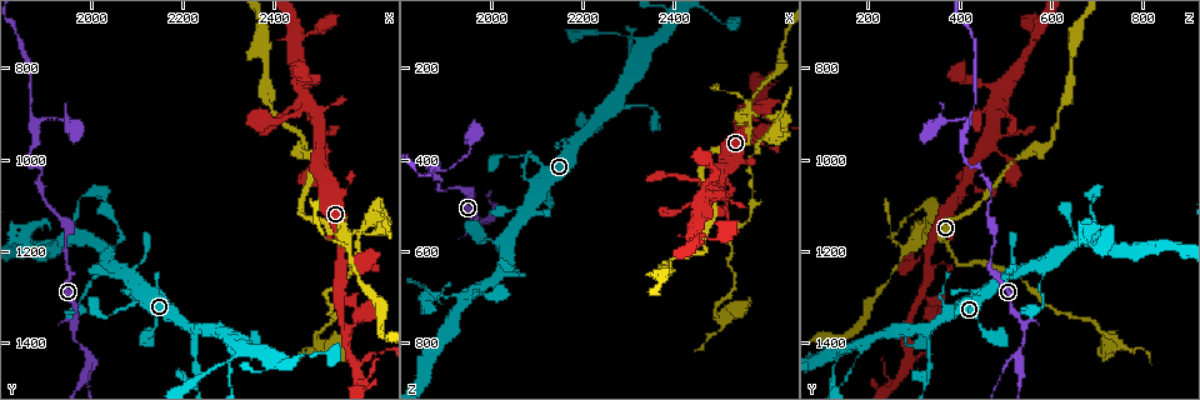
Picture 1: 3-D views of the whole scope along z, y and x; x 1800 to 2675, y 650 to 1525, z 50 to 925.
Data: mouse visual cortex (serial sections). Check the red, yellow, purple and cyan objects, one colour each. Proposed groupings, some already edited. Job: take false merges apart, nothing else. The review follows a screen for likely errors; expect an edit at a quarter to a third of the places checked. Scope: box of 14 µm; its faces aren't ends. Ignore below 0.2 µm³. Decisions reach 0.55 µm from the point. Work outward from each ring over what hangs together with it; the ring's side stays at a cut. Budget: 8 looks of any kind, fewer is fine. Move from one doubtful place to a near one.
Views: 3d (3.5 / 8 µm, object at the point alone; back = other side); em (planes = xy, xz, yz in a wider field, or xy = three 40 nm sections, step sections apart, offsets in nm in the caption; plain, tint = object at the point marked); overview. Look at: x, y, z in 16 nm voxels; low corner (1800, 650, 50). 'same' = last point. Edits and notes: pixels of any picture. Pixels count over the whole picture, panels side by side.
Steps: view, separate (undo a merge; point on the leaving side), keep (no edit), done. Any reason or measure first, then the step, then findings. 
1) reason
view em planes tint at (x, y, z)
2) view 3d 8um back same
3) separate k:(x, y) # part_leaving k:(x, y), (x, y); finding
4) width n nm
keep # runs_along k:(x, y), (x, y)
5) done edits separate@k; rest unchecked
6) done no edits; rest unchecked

calibre changes
view 3d 8um back at (2560, 1170, 300)

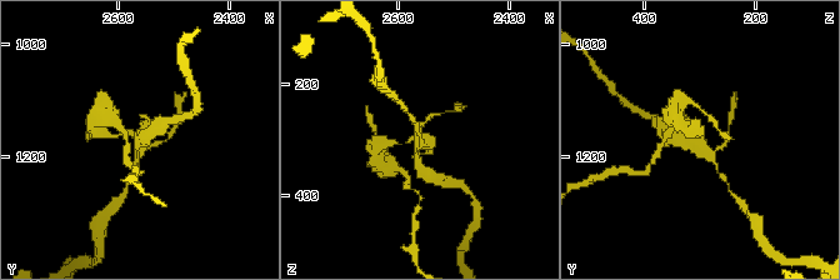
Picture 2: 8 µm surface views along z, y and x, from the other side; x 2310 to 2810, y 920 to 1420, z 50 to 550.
zoom in
view 3d 3.5um back at (2560, 1165, 305)

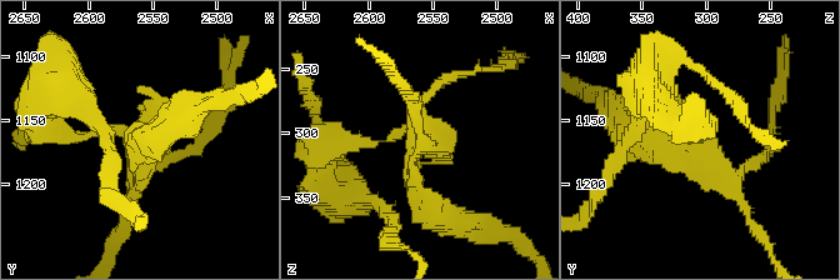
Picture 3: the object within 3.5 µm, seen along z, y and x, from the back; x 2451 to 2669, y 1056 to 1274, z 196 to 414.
view em planes tint at (2566, 1168, 296)

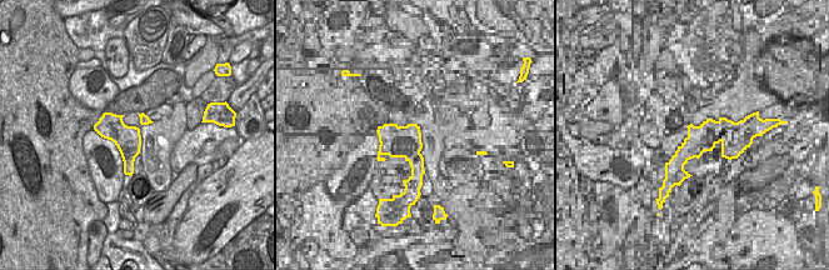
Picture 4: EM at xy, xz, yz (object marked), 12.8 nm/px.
keep # all the same cell

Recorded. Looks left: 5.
abrupt turn
view 3d 3.5um at (2465, 960, 600)

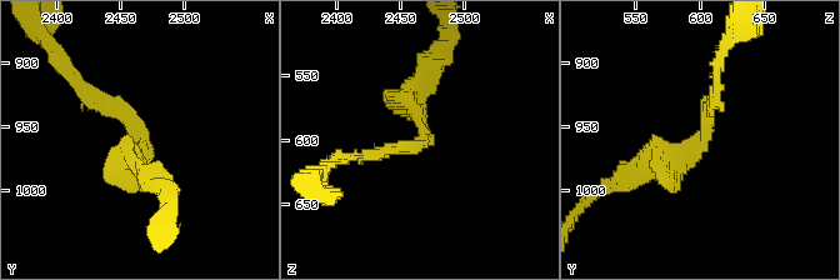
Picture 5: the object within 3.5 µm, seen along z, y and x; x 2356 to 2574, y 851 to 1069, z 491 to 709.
arm_widths 200, 200 nm; need the tissue
view em planes tint at (2466, 960, 600)

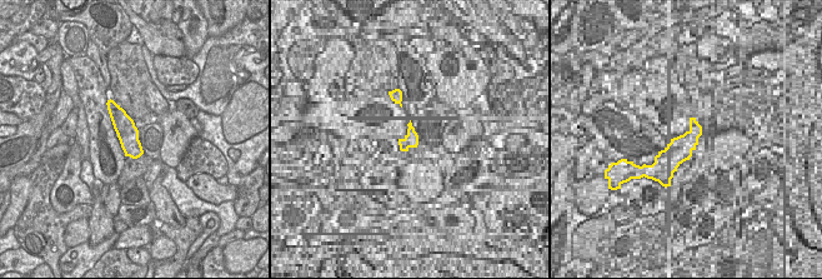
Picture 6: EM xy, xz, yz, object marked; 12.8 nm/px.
width 280 nm
keep # runs_along 5:(638, 175), (695, 148), (718, 90); one cell here

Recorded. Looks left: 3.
sharp bend
view 3d 3.5um at (1875, 930, 415)

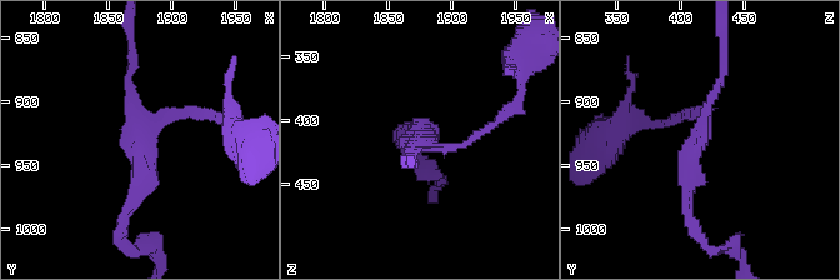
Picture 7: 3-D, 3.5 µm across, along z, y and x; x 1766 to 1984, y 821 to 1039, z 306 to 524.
arms 3; arm_widths 100, 100, 150 nm; need the tissue
view em xy step 5 tint at (1874, 926, 412)

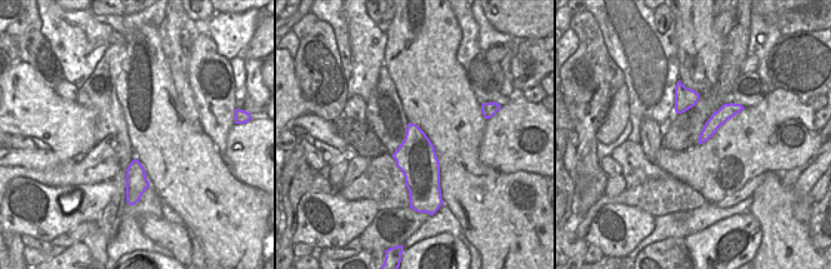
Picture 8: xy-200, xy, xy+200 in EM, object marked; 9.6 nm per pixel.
keep # runs_along 8:(734, 108), (727, 110), (701, 139); all the same cell

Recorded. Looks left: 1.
done no edits; rest unchecked

